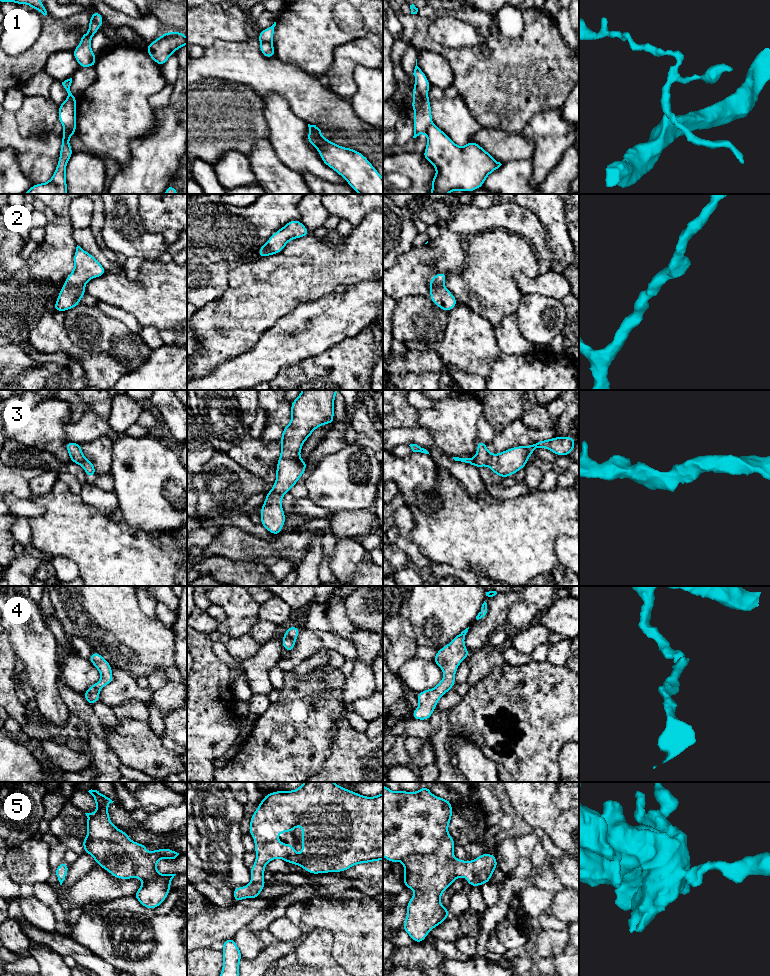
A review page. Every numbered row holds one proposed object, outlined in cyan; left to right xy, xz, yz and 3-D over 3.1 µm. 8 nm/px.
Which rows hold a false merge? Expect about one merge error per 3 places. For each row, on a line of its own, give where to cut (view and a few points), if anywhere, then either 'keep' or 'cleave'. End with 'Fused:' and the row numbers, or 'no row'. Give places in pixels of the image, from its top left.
1: cut in xy along (64, 128), (73, 128), (75, 130); cleave
2: no cut; keep
3: no cut; keep
4: no cut; keep
5: no cut; keep
Fused: 1

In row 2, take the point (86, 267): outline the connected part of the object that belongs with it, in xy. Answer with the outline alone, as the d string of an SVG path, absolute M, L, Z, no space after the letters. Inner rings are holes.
M77 245L74 253L74 269L65 279L53 310L65 312L80 305L80 299L86 293L86 283L107 270L91 255Z

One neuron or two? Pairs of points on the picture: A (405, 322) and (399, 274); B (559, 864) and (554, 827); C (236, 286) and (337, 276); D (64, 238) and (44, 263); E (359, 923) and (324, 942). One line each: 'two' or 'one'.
A: two
B: two
C: one
D: one
E: two

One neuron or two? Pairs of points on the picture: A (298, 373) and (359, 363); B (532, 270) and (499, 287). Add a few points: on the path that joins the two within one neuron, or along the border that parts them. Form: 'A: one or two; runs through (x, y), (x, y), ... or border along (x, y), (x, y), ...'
A: one; runs through (313, 373), (317, 373), (324, 366), (344, 365)
B: one; runs through (523, 267), (517, 267), (506, 278)

